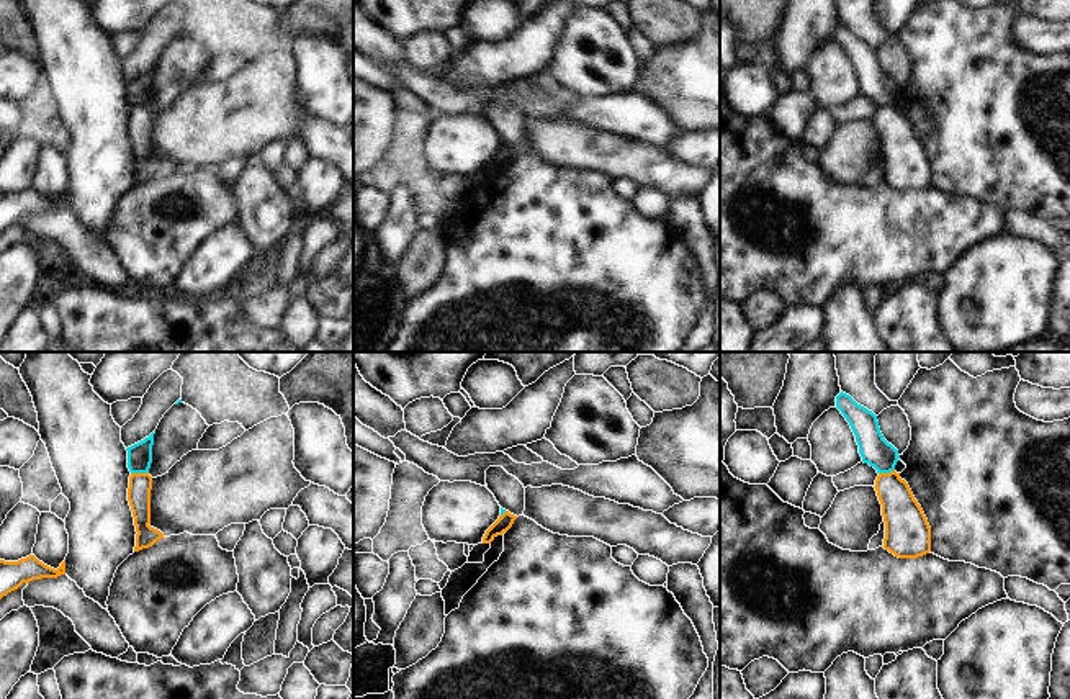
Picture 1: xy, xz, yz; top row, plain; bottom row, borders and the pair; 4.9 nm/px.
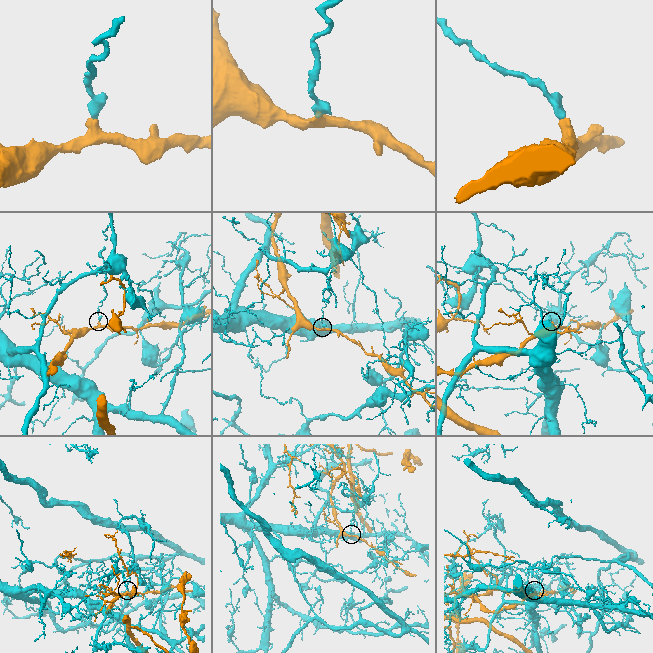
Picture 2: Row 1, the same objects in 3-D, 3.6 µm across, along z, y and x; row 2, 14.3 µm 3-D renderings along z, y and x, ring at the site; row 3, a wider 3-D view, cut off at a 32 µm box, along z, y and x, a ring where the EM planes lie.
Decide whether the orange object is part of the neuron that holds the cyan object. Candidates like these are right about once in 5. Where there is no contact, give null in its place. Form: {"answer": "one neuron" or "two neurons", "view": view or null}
{"answer": "two neurons", "view": "xy"}

